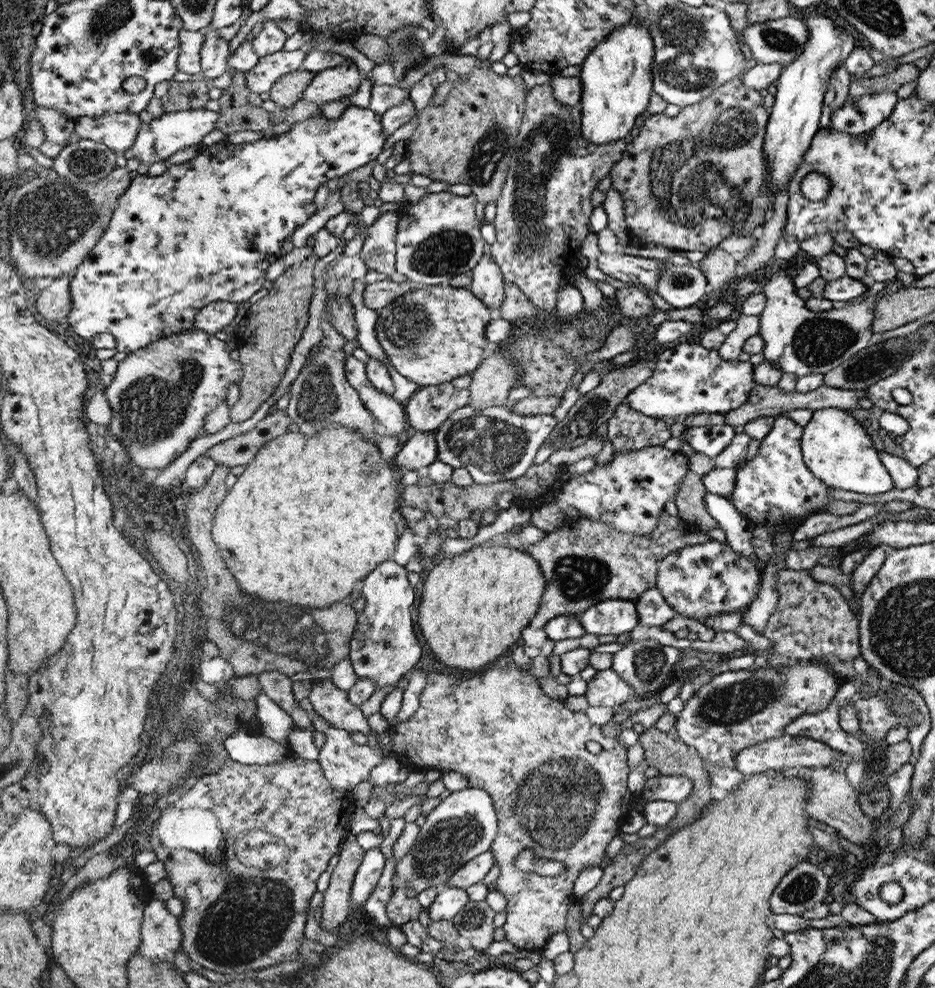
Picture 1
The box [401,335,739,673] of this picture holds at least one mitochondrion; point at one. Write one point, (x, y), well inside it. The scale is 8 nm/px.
(491, 445)

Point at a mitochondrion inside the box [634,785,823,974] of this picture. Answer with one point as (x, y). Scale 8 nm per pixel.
(800, 888)

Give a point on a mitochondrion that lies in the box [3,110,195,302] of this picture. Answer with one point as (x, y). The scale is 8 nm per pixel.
(52, 218)

